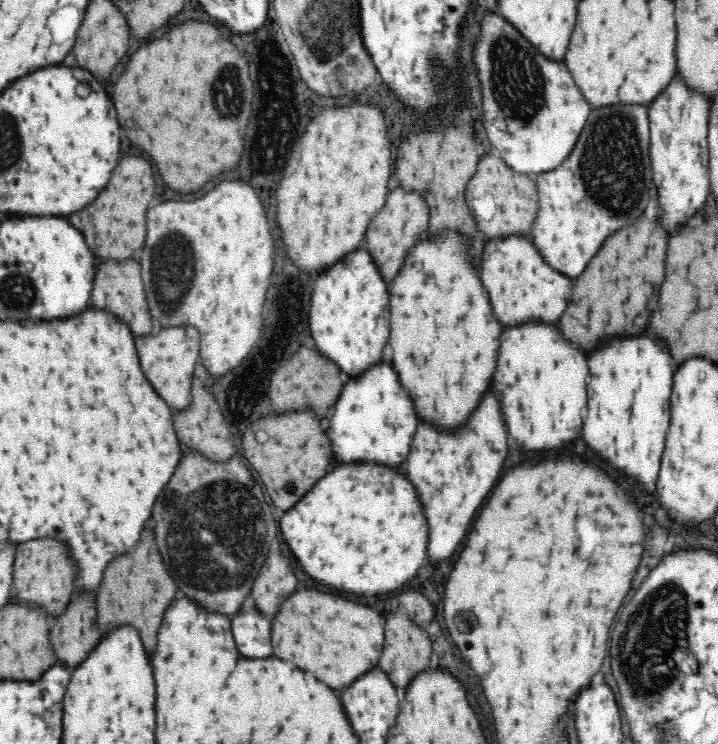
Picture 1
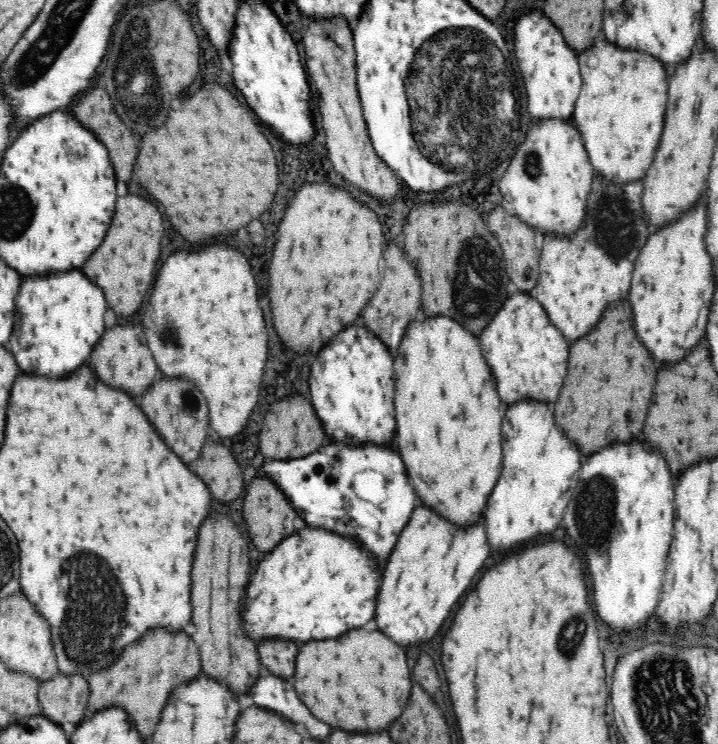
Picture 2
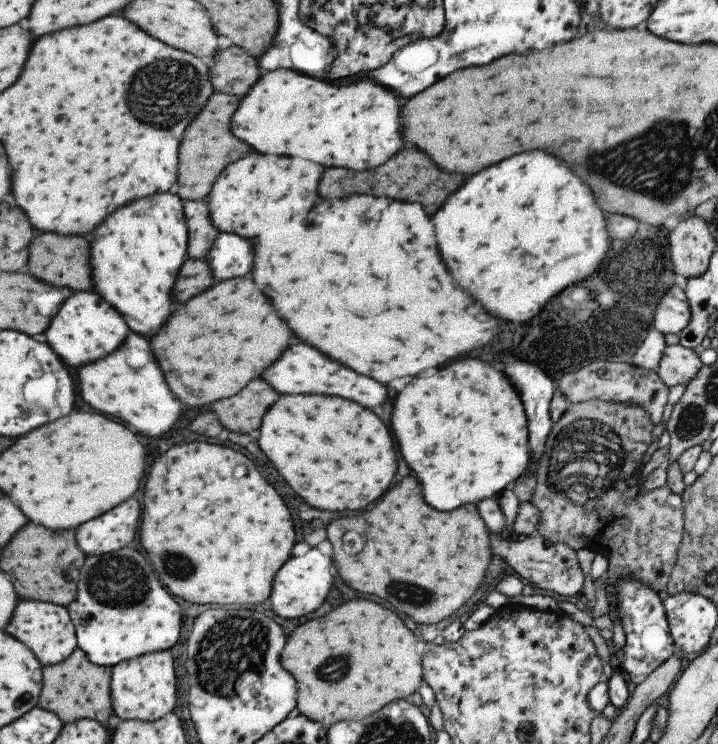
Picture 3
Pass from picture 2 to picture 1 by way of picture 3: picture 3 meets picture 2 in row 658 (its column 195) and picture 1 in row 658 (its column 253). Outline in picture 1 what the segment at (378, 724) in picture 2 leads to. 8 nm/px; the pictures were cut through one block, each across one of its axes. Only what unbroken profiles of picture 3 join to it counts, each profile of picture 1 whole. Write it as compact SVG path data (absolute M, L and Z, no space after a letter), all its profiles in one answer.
M302 586L284 598L272 618L274 654L300 664L300 668L314 672L322 682L340 690L378 662L380 644L384 642L383 619L366 604L316 586Z

